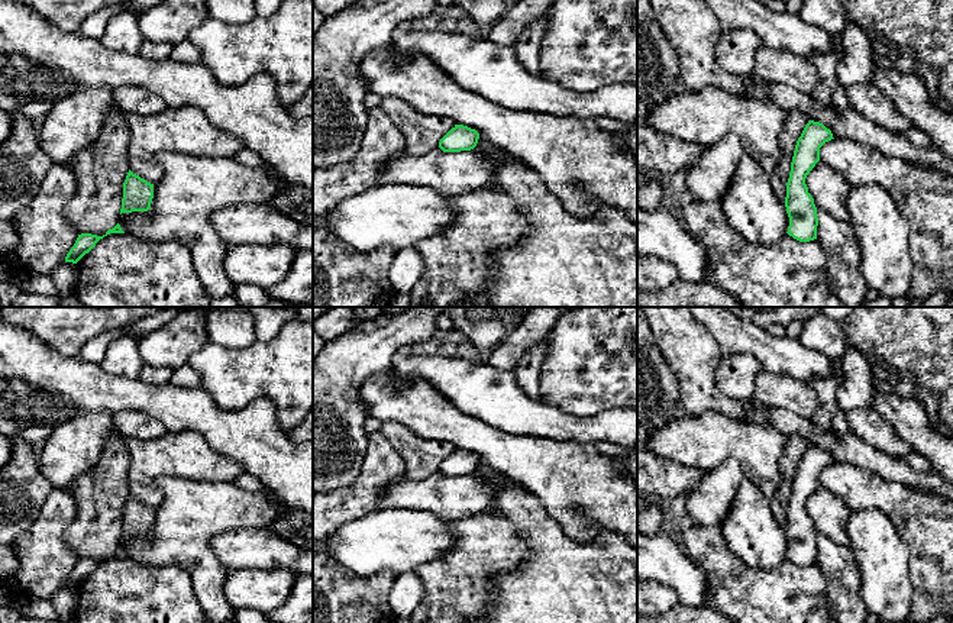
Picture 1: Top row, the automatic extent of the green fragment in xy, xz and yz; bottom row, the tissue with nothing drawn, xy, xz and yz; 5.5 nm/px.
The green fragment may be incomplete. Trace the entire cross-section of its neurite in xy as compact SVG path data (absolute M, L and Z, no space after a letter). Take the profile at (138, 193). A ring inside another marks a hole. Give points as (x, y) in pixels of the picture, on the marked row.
M130 170L123 183L122 213L148 212L154 198L154 184L133 174Z

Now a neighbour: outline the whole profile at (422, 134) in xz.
M385 96L379 106L404 138L408 154L421 155L439 146L440 139L455 127L455 122L443 116L426 116L394 96Z

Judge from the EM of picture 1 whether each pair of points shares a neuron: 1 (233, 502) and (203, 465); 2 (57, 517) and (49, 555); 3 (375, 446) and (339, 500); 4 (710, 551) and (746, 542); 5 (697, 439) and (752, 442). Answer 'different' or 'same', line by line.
1: different
2: same
3: same
4: different
5: same

